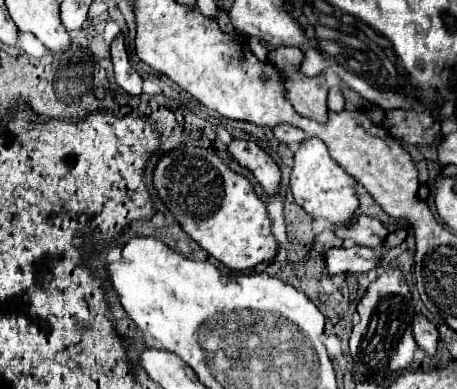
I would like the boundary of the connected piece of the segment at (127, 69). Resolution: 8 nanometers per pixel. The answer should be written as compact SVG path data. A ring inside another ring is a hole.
M118 35L112 45L112 63L114 63L114 77L118 87L122 87L128 95L140 95L142 93L142 77L130 67L128 53L124 49L124 37ZM116 47L120 47L120 53L116 53Z

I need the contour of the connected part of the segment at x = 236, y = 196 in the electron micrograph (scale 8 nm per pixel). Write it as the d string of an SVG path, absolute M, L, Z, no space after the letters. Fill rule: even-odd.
M176 147L162 153L152 183L182 231L232 271L244 271L276 257L278 239L270 231L270 215L254 183L232 171L212 149Z

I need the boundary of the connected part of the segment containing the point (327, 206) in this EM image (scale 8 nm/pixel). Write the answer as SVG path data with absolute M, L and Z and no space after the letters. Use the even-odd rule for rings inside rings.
M318 137L304 139L294 153L294 165L290 173L290 189L296 203L312 217L328 219L332 225L352 223L352 217L358 213L358 197L350 189L352 177L330 157L328 147L320 143Z

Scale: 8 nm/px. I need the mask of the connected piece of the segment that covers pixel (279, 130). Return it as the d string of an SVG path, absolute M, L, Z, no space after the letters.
M280 123L280 125L276 125L272 131L274 131L274 137L276 137L280 143L300 143L300 139L306 137L302 129L298 129L298 127L290 125L290 123Z

